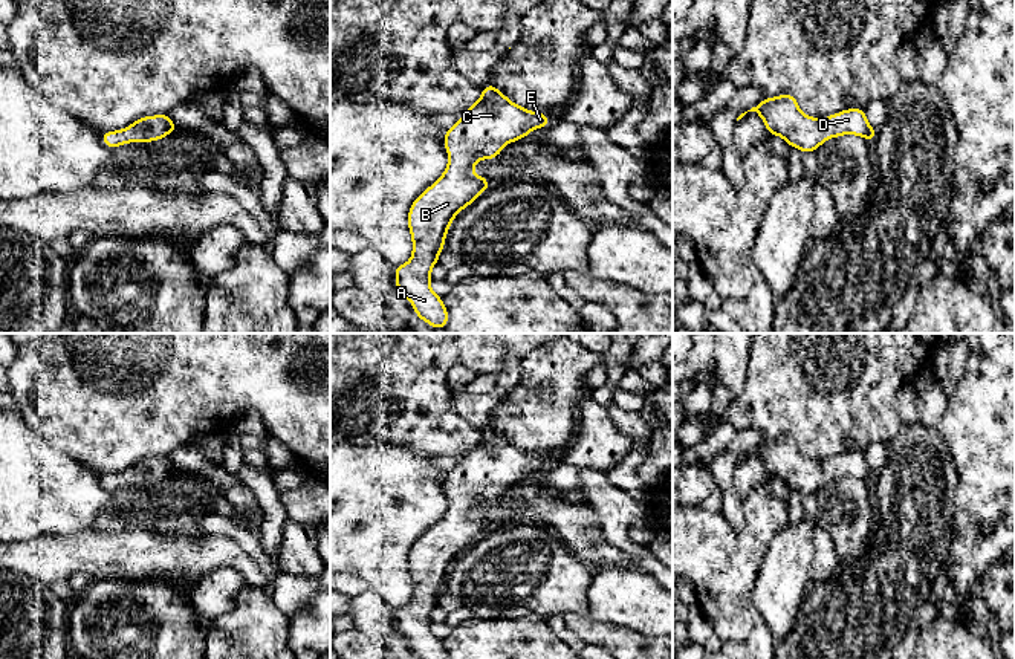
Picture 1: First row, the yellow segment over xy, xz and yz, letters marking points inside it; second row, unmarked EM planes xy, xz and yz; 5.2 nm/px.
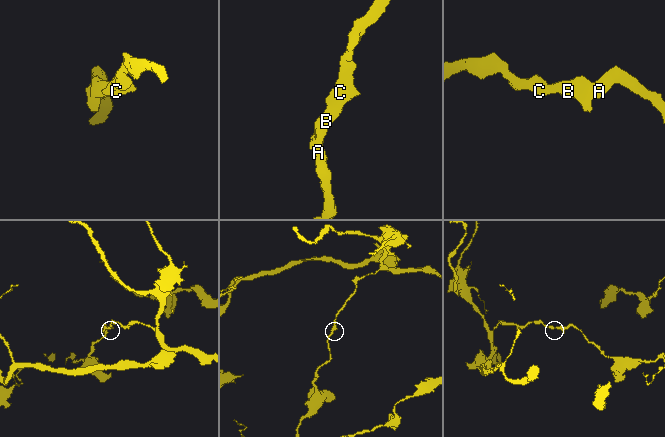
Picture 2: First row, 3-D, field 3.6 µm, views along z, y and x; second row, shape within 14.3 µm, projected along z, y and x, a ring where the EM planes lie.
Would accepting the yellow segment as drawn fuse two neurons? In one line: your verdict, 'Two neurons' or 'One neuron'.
One neuron

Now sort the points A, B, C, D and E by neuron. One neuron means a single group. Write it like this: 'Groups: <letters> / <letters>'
Groups: A B C D E

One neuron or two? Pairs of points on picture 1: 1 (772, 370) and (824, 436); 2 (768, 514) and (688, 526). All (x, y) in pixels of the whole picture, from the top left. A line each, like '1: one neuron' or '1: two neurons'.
1: one neuron
2: one neuron

